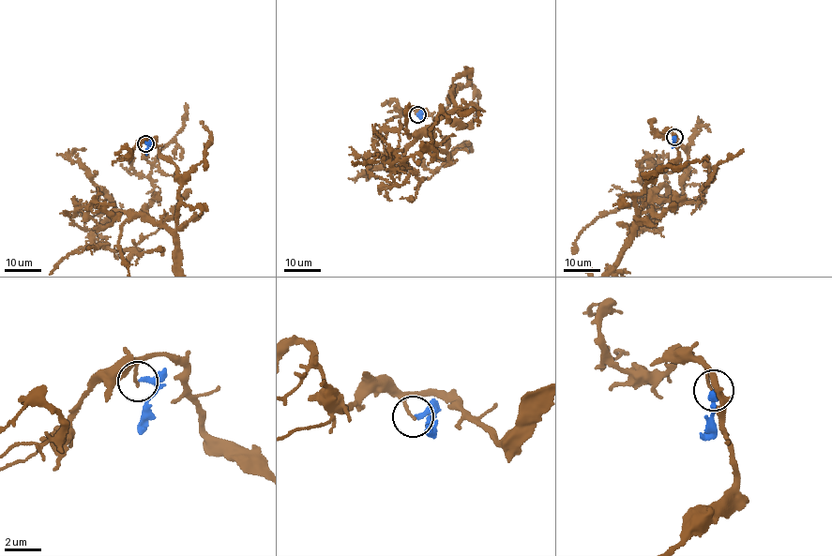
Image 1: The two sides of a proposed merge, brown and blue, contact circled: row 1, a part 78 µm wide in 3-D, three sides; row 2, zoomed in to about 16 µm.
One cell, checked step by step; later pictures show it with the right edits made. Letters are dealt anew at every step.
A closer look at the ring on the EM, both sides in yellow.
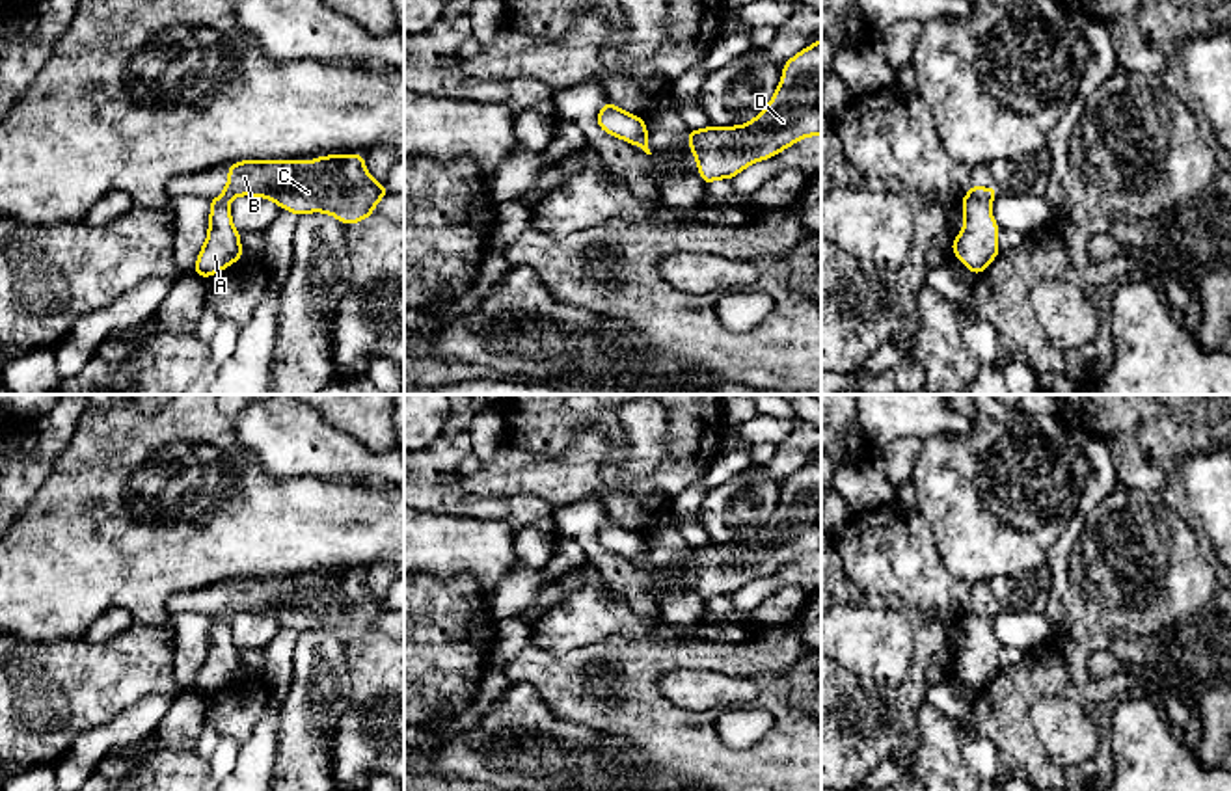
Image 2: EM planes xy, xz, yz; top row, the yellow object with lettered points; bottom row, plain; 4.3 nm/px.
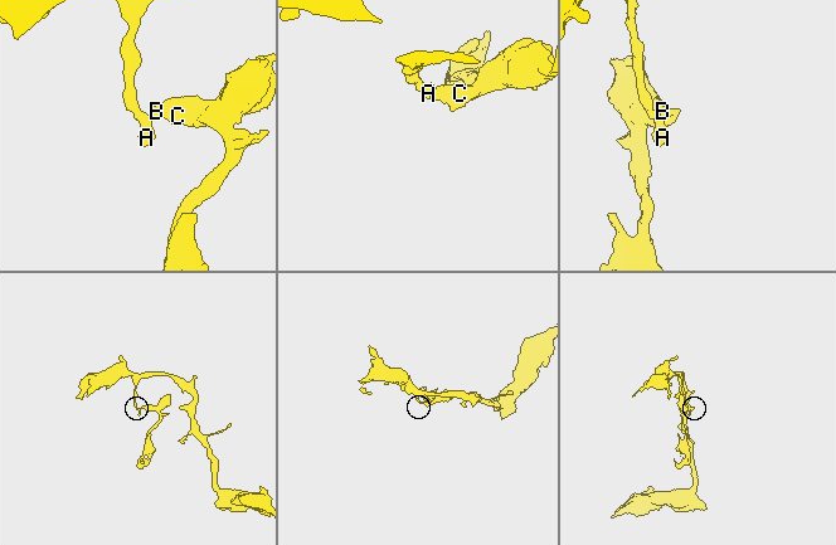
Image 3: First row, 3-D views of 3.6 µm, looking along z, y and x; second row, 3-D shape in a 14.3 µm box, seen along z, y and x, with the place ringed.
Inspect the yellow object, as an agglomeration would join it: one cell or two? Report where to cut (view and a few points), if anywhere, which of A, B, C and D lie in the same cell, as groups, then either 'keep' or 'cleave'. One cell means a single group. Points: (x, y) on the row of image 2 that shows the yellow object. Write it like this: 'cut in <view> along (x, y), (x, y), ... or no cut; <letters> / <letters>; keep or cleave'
cut in yz along (971, 190), (989, 201); A / B C D; cleave

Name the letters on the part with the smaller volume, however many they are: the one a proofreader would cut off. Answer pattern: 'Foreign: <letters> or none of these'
Foreign: B, C, D

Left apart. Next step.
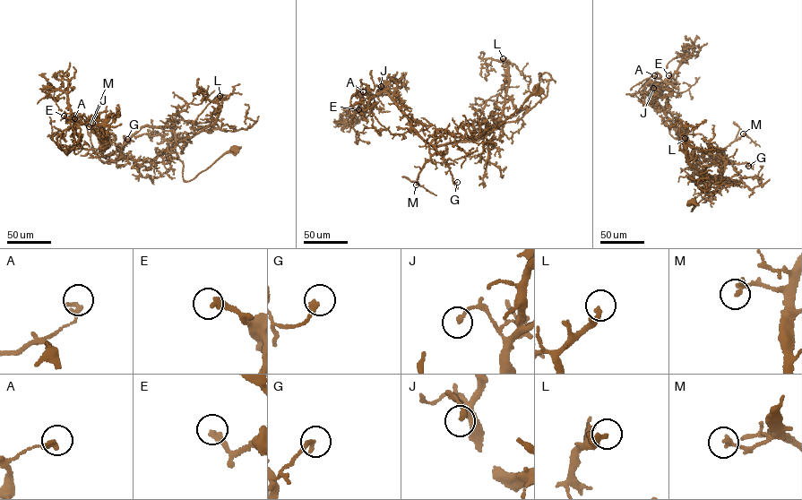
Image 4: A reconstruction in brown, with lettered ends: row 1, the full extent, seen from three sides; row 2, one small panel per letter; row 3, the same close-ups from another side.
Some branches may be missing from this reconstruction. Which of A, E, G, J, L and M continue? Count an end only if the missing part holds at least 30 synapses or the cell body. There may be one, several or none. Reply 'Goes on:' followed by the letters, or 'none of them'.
Goes on: none of them

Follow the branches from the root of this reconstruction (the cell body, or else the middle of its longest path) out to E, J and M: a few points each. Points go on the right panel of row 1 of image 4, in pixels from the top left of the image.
E: (694, 200), (691, 211), (727, 160), (720, 149), (703, 151), (679, 140), (655, 94), (672, 77), (668, 75)
J: (694, 200), (691, 211), (722, 171), (727, 160), (720, 149), (703, 151), (679, 140), (653, 88)
M: (694, 200), (691, 211), (713, 180), (703, 178), (694, 166), (694, 158), (702, 157), (710, 160), (743, 133)

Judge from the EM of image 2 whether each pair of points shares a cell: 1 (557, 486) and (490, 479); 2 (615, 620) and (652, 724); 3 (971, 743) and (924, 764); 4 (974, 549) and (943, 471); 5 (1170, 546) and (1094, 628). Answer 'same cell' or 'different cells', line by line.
1: same cell
2: different cells
3: different cells
4: same cell
5: same cell

